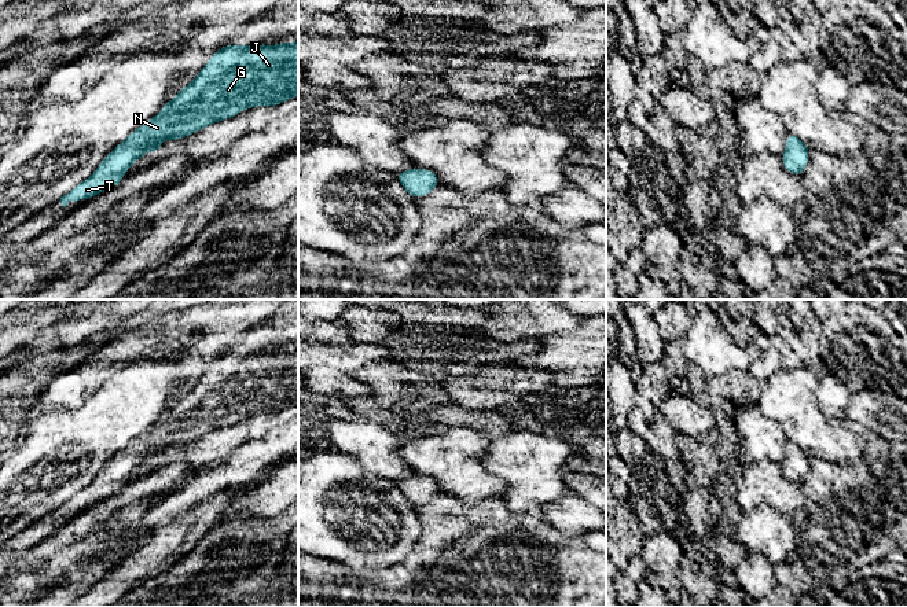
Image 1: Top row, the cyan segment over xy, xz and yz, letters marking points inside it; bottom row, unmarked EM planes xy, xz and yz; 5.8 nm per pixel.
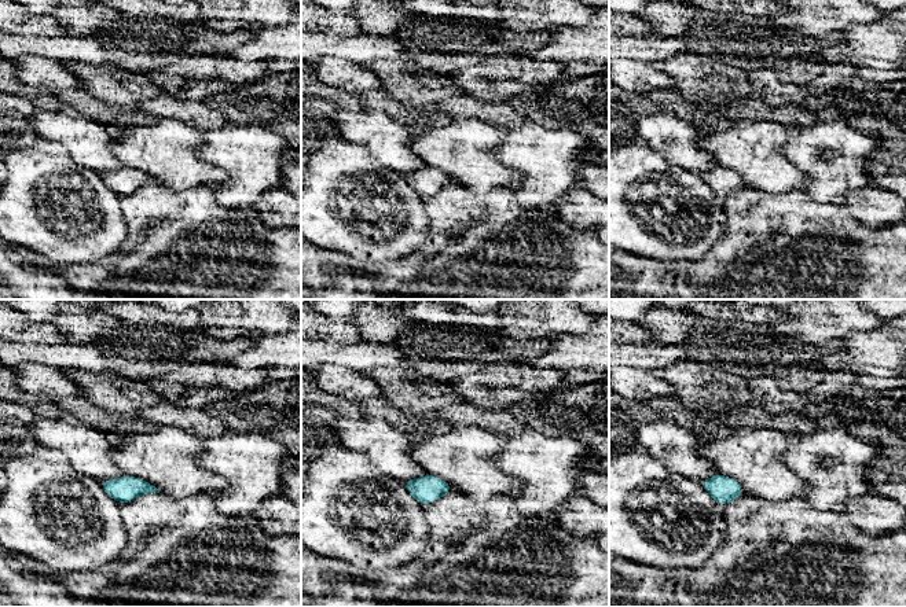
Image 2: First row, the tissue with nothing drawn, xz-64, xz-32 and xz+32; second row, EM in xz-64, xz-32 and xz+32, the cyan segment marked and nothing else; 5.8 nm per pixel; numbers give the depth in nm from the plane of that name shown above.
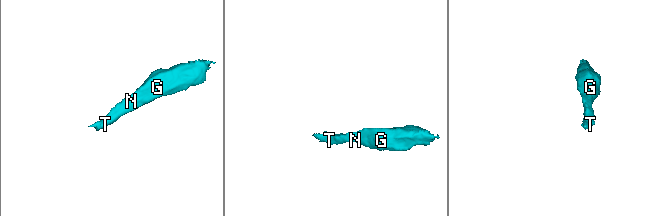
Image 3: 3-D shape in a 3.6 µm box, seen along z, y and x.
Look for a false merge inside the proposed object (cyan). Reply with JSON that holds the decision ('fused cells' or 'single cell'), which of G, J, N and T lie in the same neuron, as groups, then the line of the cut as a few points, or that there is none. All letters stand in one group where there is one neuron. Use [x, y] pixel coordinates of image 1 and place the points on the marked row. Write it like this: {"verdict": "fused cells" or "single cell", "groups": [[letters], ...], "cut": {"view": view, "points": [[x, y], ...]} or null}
{"verdict": "single cell", "groups": [["G", "J", "N", "T"]], "cut": null}

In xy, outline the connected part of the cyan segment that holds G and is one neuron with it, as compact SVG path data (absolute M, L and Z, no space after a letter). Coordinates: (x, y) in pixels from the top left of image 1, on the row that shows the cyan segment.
M298 41L280 43L278 45L224 45L210 55L209 63L198 76L183 88L175 99L147 124L137 128L129 137L107 154L91 177L80 183L69 194L60 198L62 206L82 198L95 195L115 187L126 170L142 158L144 151L158 152L161 140L183 139L217 121L231 118L238 113L253 107L278 106L298 95Z

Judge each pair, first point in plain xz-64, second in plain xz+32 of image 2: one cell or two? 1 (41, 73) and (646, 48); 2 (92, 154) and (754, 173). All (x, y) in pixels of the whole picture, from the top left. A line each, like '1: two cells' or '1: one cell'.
1: two cells
2: two cells

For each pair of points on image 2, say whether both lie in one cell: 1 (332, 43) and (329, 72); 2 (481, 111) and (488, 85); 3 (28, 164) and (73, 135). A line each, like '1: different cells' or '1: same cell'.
1: different cells
2: different cells
3: different cells

